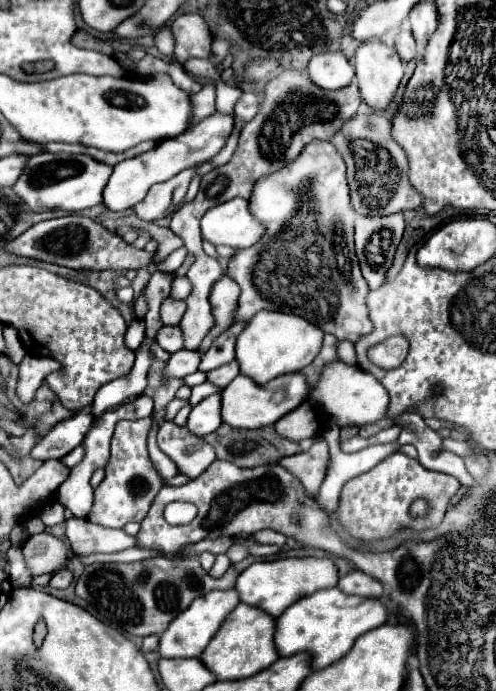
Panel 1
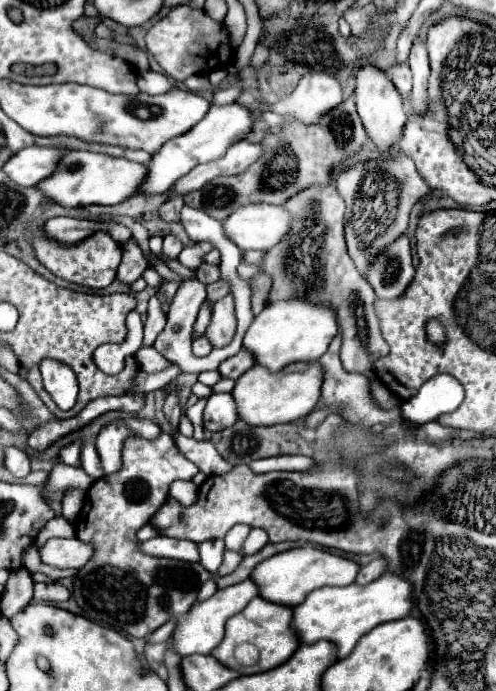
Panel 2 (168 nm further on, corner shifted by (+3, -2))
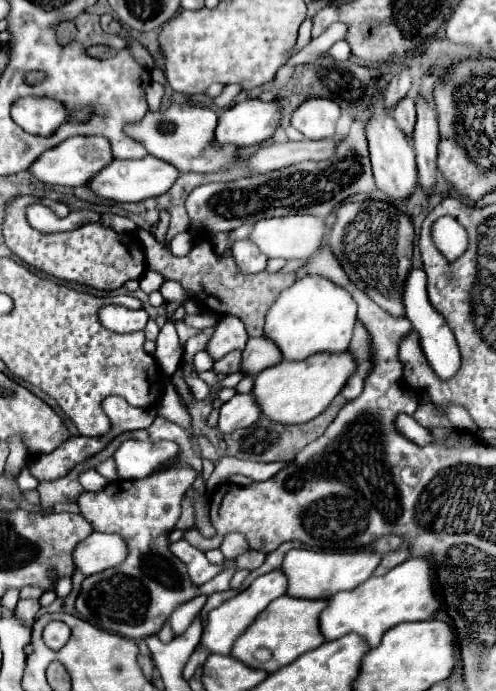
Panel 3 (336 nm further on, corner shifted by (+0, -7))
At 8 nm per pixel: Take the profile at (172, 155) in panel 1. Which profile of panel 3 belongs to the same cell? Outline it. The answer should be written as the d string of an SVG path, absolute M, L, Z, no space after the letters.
M249 98L221 112L215 128L213 146L257 146L271 138L279 120L281 120L281 100L261 102L257 98Z

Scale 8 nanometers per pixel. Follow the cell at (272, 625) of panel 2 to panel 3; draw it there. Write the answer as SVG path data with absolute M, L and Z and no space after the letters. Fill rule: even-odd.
M281 596L273 600L255 620L253 624L235 640L231 656L239 662L243 662L249 668L259 668L265 672L275 672L287 664L291 664L301 654L317 648L321 642L325 642L323 634L319 632L319 612L325 608L325 600L299 600L291 596ZM259 650L267 650L267 660L257 660L255 654Z

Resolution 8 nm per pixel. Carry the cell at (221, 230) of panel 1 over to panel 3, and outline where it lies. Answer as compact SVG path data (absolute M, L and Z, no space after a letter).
M293 214L293 216L281 216L281 218L263 218L253 224L249 240L257 244L257 248L267 256L267 258L309 258L321 244L325 236L325 224L317 216L307 216L307 214Z

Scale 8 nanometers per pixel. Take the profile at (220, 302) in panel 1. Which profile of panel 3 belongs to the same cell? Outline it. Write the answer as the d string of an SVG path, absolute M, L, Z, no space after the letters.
M233 350L225 358L217 360L213 370L219 372L219 374L231 374L231 372L239 370L239 364L241 364L241 350Z

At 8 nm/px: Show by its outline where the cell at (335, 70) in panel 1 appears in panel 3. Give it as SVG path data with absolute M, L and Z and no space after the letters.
M307 98L291 114L291 126L311 140L325 140L335 136L339 120L339 104L331 98Z

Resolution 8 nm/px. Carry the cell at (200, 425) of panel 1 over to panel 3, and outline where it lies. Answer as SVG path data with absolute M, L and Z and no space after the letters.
M235 394L229 402L225 402L219 410L219 424L217 428L223 434L229 434L233 430L245 428L253 424L259 418L259 408L251 394Z

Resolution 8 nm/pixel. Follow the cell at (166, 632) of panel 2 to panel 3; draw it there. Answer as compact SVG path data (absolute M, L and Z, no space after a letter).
M199 596L199 598L195 598L195 600L187 602L185 606L181 604L181 608L177 608L177 610L173 612L173 616L169 618L169 624L171 624L171 630L173 630L175 636L181 634L181 632L191 624L193 616L197 616L197 612L203 608L205 600L207 600L205 596Z

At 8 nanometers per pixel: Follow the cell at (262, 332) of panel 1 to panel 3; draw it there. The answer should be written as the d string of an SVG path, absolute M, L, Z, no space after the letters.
M305 276L281 292L265 318L265 338L283 354L283 360L305 360L319 352L345 352L357 322L357 304L345 288L321 276Z

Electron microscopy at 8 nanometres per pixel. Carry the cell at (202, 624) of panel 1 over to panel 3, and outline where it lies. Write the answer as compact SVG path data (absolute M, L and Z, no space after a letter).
M273 570L265 576L259 576L257 580L253 580L253 584L249 588L245 588L243 592L239 592L237 596L225 600L219 608L211 610L207 616L207 624L203 628L203 636L201 636L201 646L211 652L211 654L229 654L231 646L235 642L235 638L255 620L255 616L259 612L263 612L267 608L267 604L279 596L283 596L287 590L287 580L281 572Z

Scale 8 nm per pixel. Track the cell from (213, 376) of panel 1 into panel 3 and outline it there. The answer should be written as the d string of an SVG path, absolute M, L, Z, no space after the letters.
M265 336L249 338L243 350L241 372L245 376L257 376L261 370L275 366L277 362L281 362L281 352L277 346L273 346L271 340L267 340Z

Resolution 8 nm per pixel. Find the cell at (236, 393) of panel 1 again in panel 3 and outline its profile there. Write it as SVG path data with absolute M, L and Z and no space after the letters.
M339 352L337 356L309 356L309 360L299 362L283 360L255 376L251 394L267 420L277 424L305 424L329 406L353 372L355 360L347 352Z

